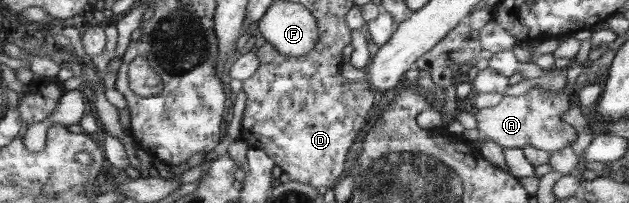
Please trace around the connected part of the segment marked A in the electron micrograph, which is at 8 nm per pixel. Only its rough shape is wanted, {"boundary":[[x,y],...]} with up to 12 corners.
{"boundary":[[534,86],[478,109],[477,130],[502,148],[552,153],[577,139],[562,121],[569,90]]}

